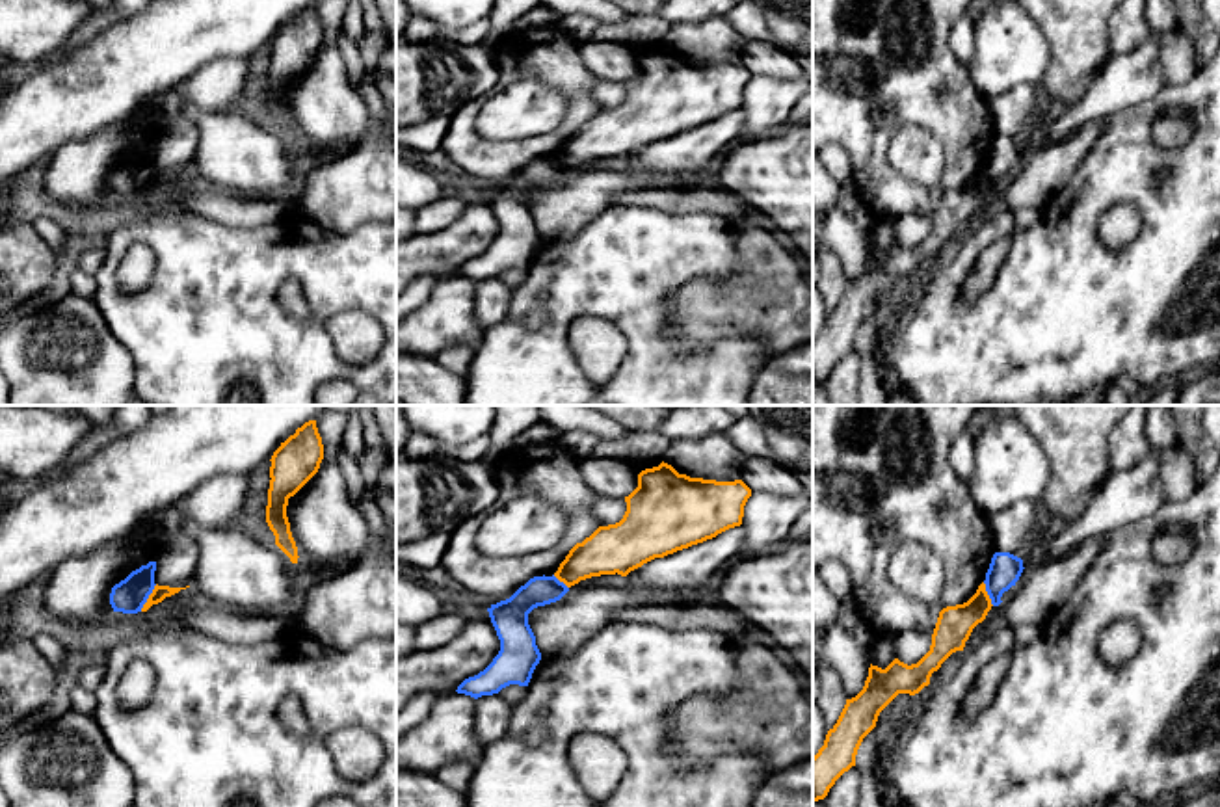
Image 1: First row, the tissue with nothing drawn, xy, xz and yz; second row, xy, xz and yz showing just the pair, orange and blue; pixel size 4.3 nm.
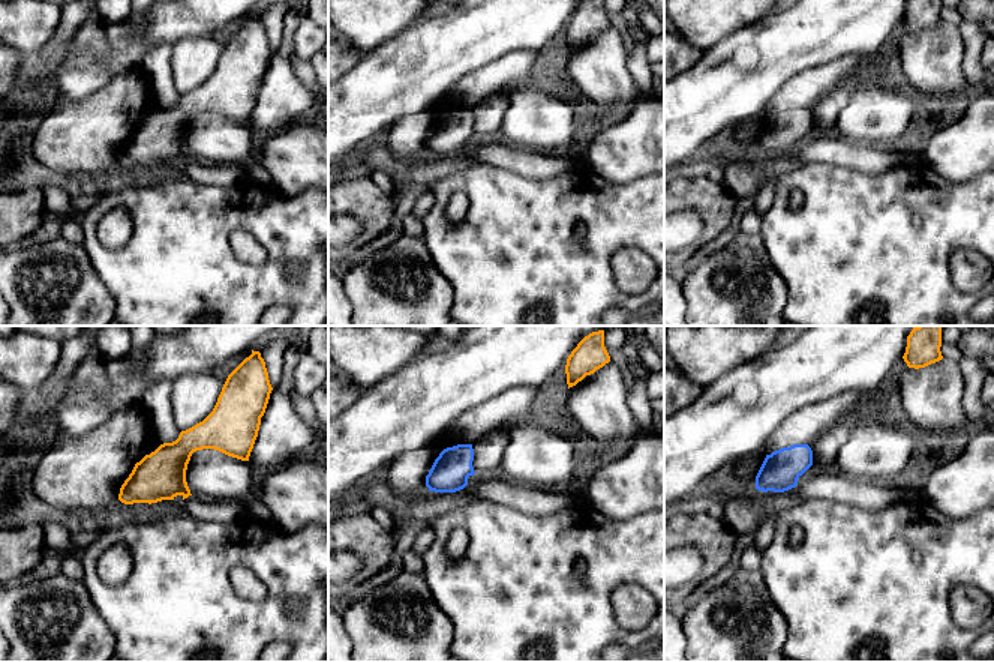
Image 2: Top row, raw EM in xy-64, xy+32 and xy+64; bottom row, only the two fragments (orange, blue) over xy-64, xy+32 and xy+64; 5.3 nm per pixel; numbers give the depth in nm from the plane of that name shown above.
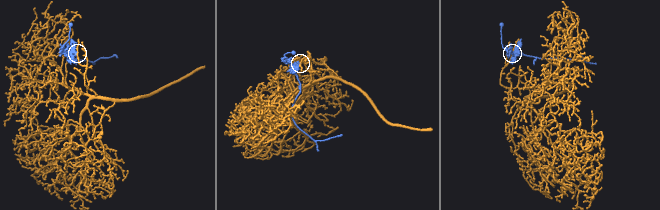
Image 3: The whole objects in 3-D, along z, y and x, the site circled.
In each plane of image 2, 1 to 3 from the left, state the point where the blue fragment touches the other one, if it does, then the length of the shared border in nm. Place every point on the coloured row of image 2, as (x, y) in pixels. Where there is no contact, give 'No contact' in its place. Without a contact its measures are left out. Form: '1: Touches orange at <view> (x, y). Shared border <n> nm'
1: No contact
2: No contact
3: No contact

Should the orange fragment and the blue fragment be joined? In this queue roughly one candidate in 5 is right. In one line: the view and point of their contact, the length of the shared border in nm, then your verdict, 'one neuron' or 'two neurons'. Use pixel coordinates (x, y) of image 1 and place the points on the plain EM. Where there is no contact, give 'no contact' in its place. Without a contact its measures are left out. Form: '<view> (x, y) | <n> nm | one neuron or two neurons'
xy (149, 181) | 140 nm | two neurons

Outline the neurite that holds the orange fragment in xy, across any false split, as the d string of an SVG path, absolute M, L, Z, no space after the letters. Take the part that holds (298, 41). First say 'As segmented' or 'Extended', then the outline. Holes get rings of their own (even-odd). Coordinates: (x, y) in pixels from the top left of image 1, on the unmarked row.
As segmented. M316 4L305 6L272 39L266 106L275 128L298 147L298 130L286 100L288 82L294 80L320 52L324 28Z

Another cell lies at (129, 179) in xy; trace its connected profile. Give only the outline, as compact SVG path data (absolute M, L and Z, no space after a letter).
M149 145L115 167L110 177L113 195L138 197L154 173L156 145Z

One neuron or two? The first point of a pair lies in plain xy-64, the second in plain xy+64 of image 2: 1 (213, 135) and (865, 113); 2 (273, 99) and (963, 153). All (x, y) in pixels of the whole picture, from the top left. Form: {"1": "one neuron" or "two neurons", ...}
{"1": "one neuron", "2": "two neurons"}

